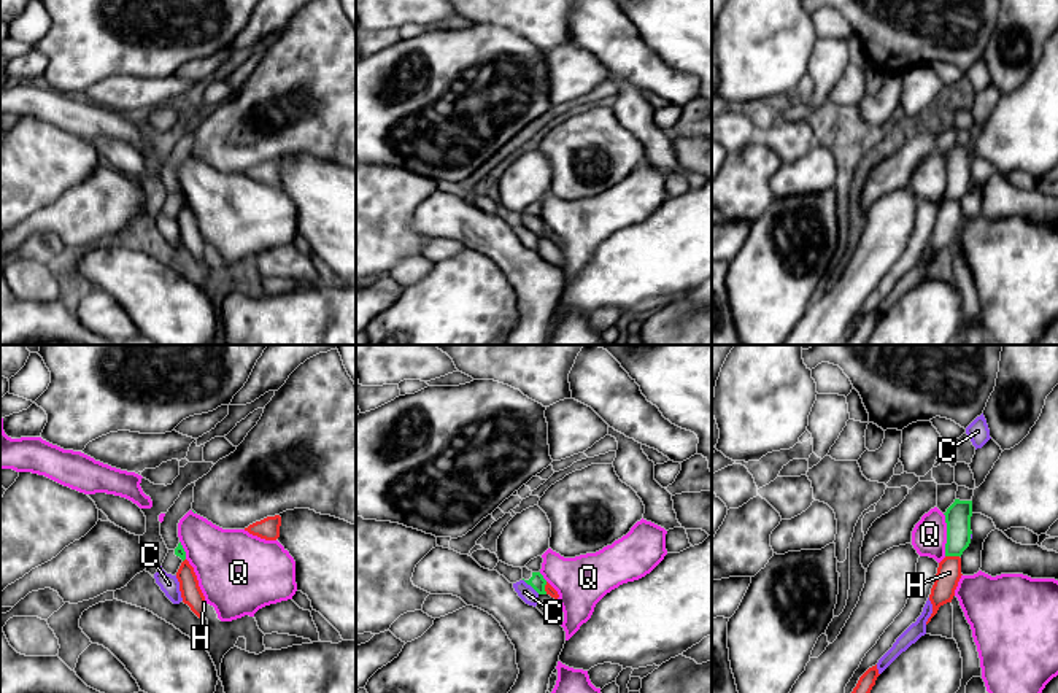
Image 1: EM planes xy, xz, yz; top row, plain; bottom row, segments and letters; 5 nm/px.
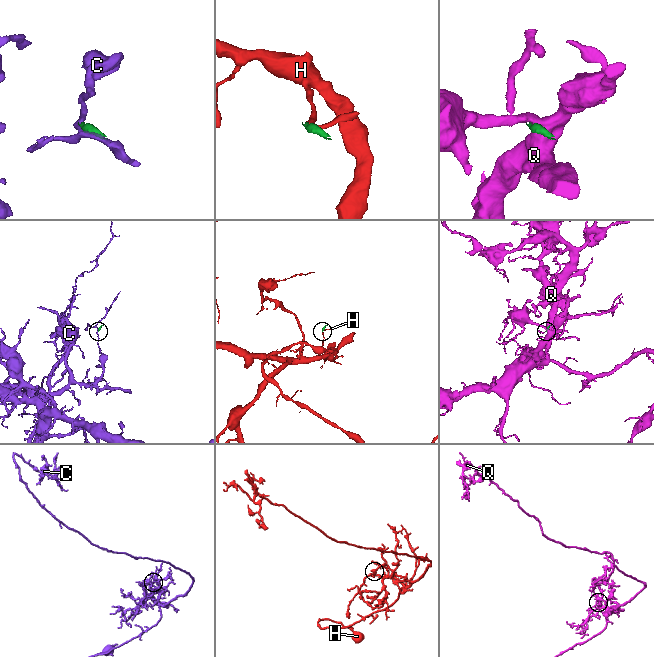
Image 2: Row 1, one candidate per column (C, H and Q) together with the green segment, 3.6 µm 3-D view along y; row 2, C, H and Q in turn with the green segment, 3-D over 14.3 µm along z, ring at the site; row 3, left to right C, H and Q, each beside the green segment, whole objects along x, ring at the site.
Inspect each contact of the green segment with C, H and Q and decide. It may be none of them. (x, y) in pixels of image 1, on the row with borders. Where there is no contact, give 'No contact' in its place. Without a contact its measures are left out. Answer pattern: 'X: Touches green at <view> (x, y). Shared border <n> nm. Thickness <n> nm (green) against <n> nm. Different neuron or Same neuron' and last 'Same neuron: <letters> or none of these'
C: Touches green at xz (531, 585). Shared border 120 nm. Thickness 80 nm (green) against 80 nm. Different neuron
H: Touches green at yz (952, 555). Shared border 70 nm. Thickness 130 nm (green) against 130 nm. Different neuron
Q: Touches green at yz (947, 534). Shared border 220 nm. Thickness 130 nm (green) against 180 nm. Different neuron
Same neuron: none of these

